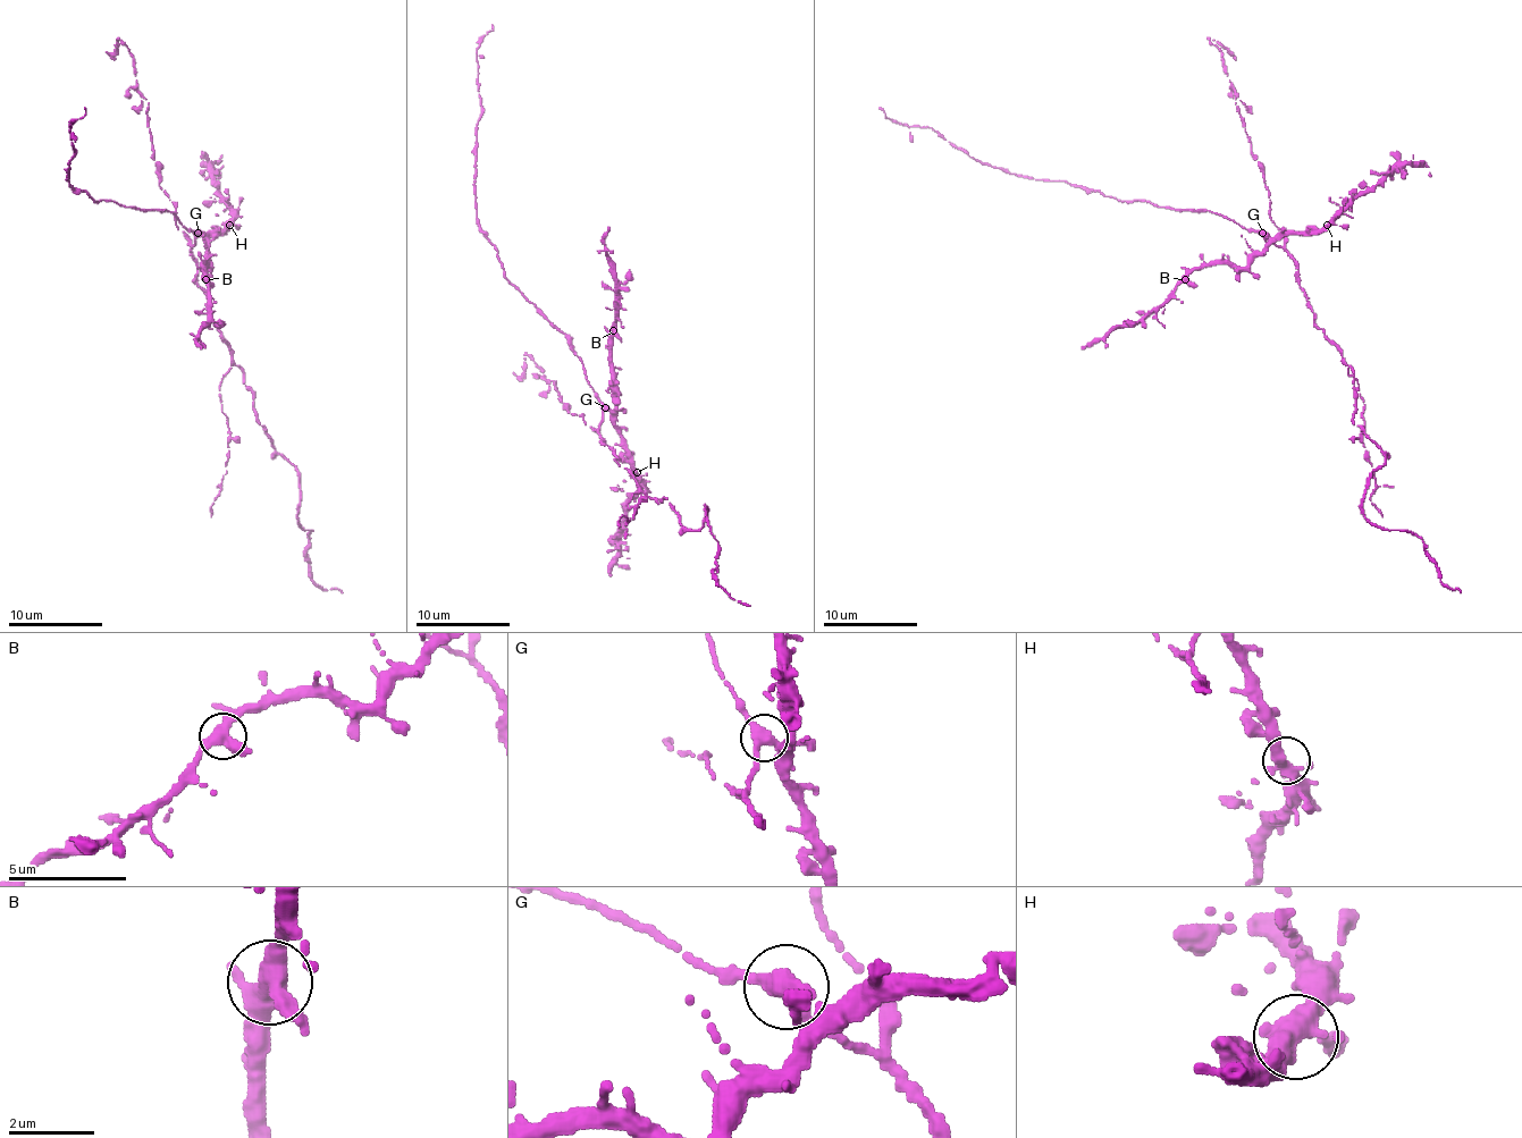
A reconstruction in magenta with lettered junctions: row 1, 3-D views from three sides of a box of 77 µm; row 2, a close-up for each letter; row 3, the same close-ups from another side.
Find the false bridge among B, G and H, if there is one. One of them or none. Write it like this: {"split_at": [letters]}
{"split_at": ["G"]}

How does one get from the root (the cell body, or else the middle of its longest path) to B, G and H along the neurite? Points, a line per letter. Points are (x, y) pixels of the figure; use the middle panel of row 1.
B: (599, 432), (602, 415), (606, 411), (611, 415), (615, 406), (611, 371), (613, 330)
G: (599, 432), (606, 409)
H: (599, 432), (602, 415), (608, 411), (622, 439), (625, 456), (637, 472)

